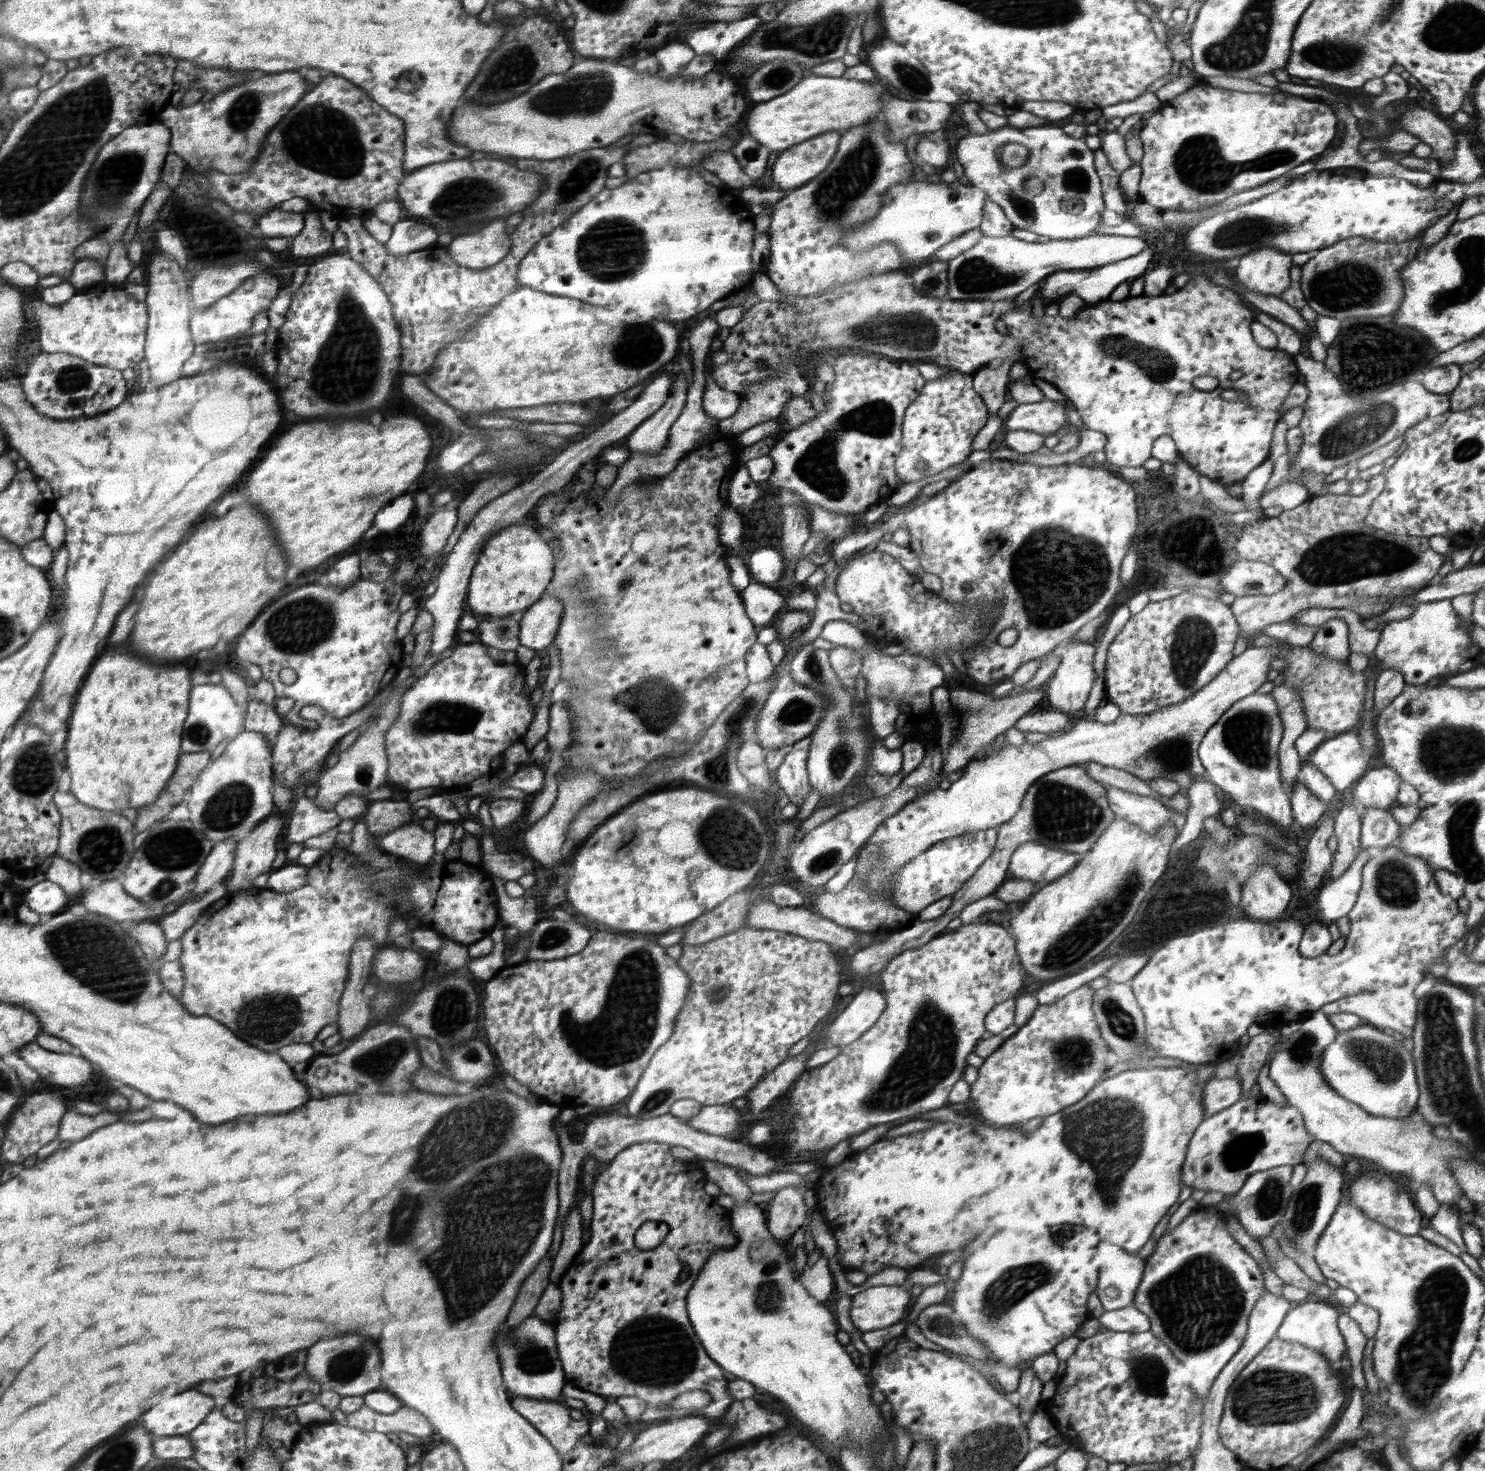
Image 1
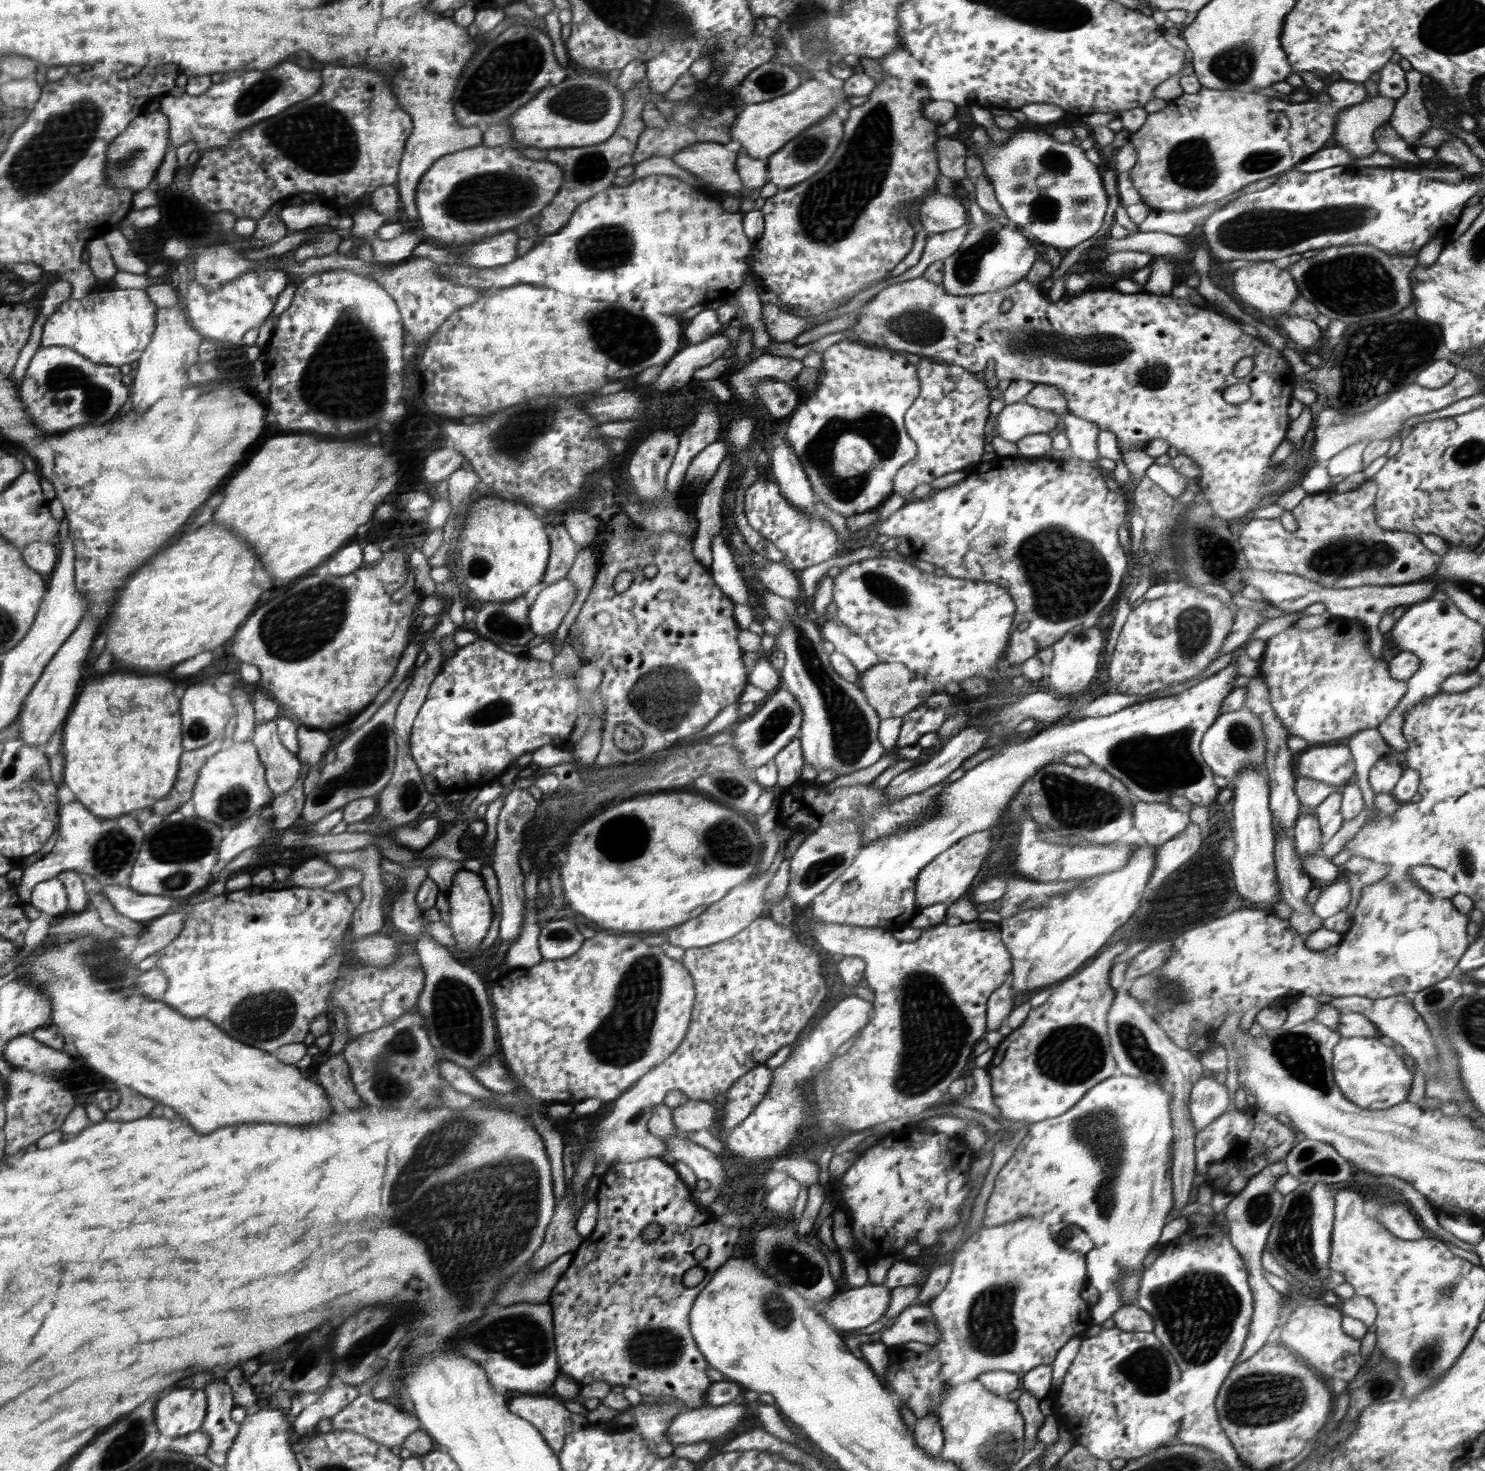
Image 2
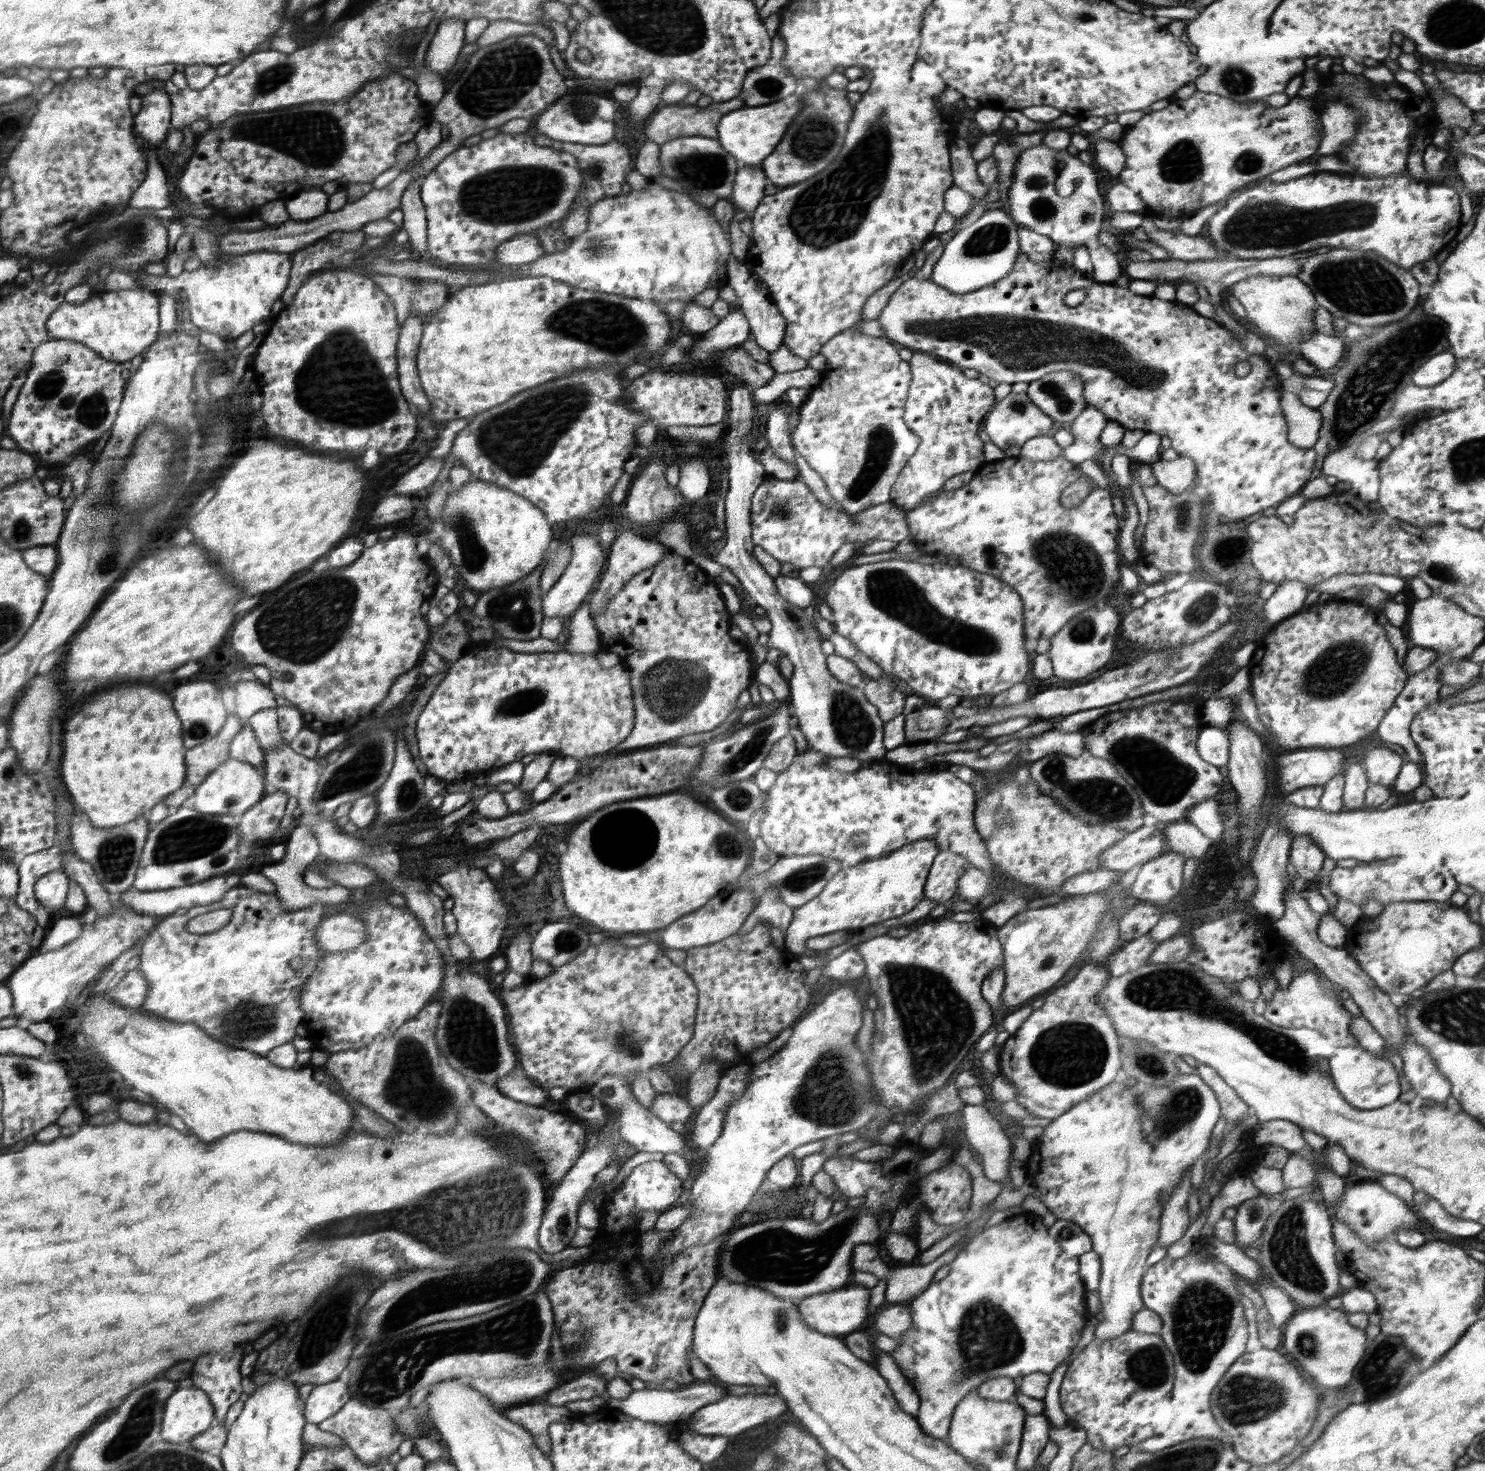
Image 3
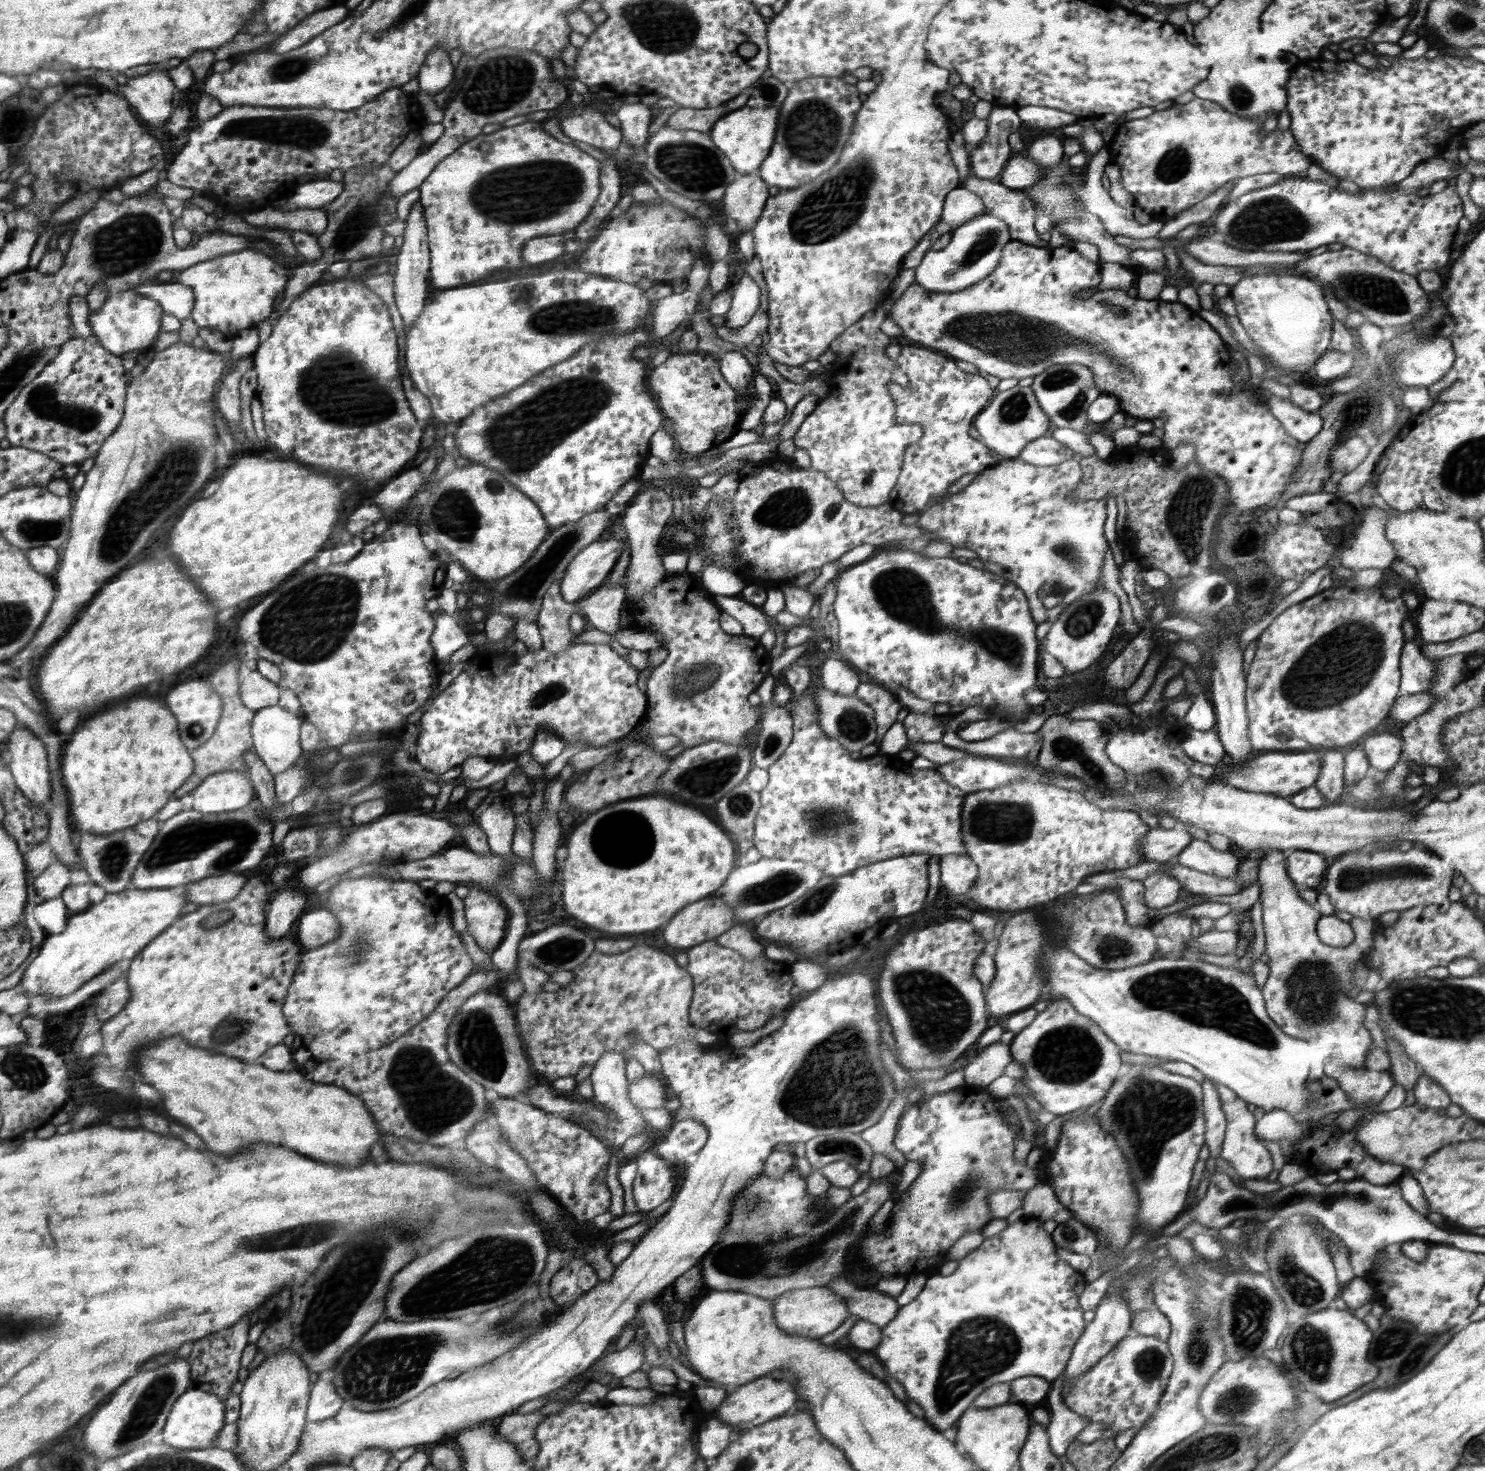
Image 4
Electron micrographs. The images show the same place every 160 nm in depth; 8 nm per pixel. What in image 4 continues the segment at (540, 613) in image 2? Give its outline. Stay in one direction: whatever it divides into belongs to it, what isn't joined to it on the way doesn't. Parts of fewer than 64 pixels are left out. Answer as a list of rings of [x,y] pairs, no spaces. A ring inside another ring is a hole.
[[[622,538],[595,541],[576,554],[560,582],[562,598],[566,602],[576,602],[605,584],[618,558],[623,552],[630,552],[630,549],[625,550],[625,543],[628,540]]]

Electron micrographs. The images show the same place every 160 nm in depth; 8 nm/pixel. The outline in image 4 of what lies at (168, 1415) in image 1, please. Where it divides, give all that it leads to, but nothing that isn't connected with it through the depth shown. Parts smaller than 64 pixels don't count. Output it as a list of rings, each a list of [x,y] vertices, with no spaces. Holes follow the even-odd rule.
[[[190,1387],[181,1394],[169,1412],[165,1428],[162,1429],[162,1436],[167,1445],[177,1449],[210,1448],[225,1424],[225,1401],[208,1391]]]

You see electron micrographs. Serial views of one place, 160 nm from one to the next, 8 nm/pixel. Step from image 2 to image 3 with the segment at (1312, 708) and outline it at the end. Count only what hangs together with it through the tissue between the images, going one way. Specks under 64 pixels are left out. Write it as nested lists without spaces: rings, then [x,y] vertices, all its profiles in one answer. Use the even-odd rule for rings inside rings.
[[[1320,597],[1308,610],[1278,622],[1257,641],[1247,668],[1251,674],[1251,694],[1262,724],[1272,732],[1283,749],[1338,748],[1356,744],[1378,728],[1387,710],[1405,687],[1409,673],[1398,665],[1396,652],[1377,622],[1377,609]]]

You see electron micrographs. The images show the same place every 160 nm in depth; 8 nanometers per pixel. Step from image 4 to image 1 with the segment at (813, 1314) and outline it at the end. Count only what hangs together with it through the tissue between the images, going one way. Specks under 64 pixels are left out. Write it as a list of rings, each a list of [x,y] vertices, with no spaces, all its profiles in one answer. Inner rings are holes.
[[[903,1285],[869,1287],[851,1297],[850,1320],[862,1333],[896,1325],[898,1321],[905,1320],[908,1314],[913,1312],[912,1308],[914,1304],[910,1299],[910,1294],[911,1289]]]

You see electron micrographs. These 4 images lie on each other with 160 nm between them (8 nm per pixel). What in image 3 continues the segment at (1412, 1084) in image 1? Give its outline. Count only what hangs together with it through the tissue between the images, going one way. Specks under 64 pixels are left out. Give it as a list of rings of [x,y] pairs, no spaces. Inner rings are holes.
[[[1356,1046],[1336,1048],[1330,1058],[1330,1074],[1334,1078],[1336,1090],[1354,1107],[1372,1110],[1392,1104],[1400,1096],[1400,1080],[1398,1072],[1387,1058],[1374,1058],[1370,1051]]]

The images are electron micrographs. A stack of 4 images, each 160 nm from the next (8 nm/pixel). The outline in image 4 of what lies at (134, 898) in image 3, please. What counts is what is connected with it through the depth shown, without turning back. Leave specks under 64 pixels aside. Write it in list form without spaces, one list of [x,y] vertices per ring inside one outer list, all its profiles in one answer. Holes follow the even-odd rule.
[[[228,872],[219,877],[190,883],[183,886],[183,890],[187,894],[187,902],[194,902],[199,906],[217,904],[228,902],[236,897],[247,880],[244,875]]]

